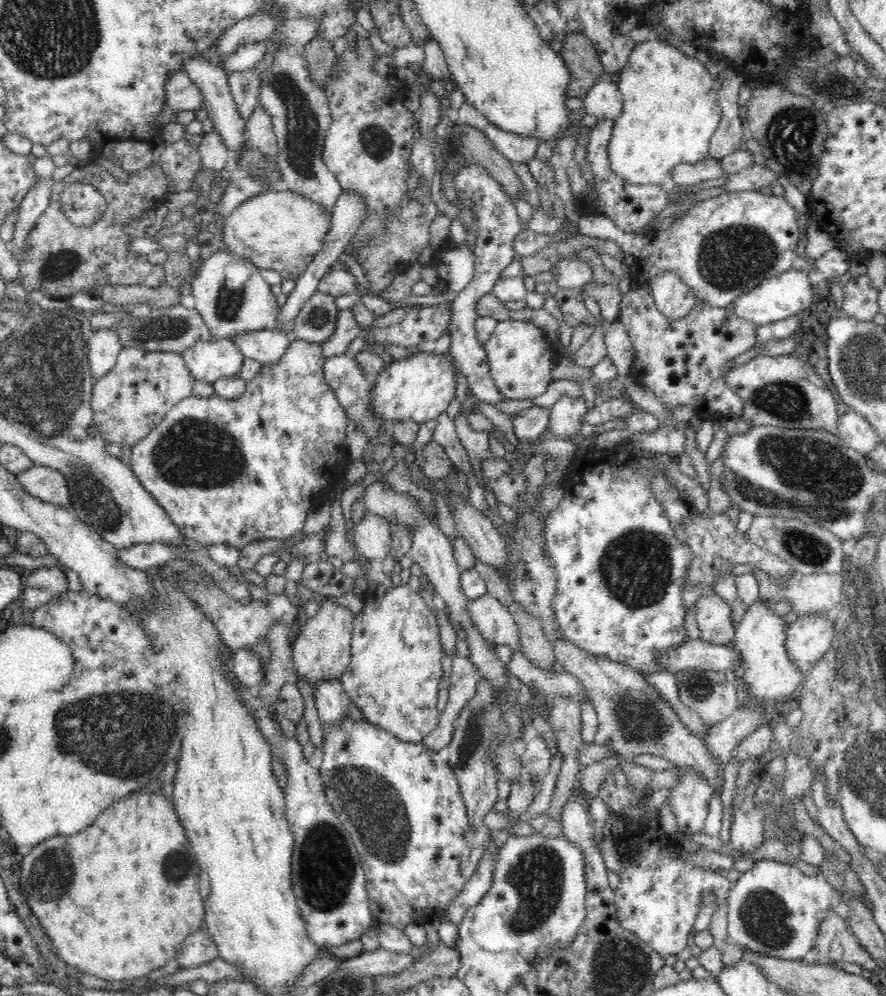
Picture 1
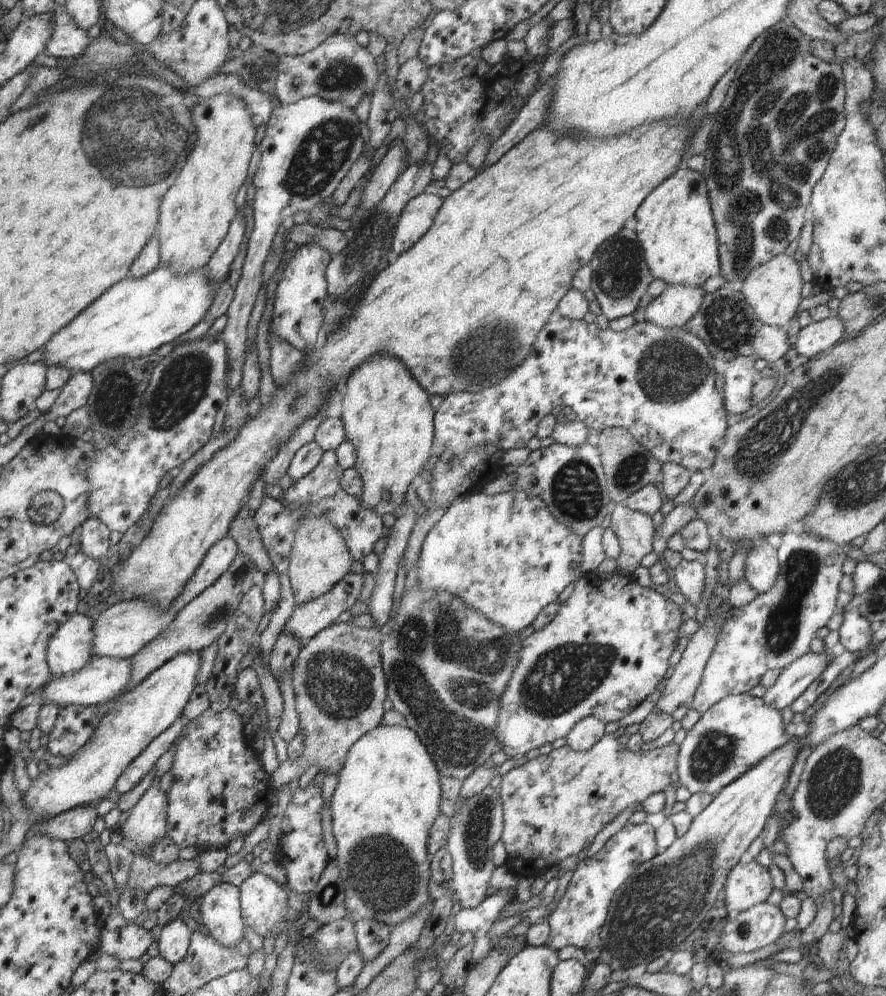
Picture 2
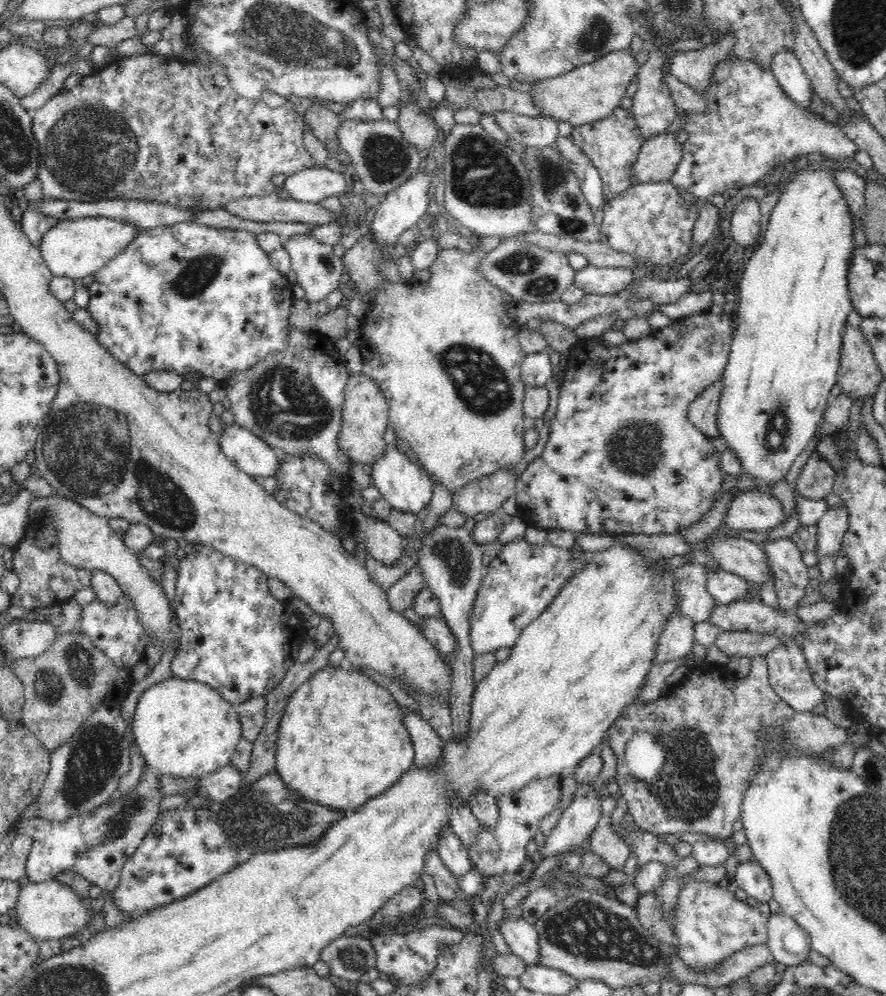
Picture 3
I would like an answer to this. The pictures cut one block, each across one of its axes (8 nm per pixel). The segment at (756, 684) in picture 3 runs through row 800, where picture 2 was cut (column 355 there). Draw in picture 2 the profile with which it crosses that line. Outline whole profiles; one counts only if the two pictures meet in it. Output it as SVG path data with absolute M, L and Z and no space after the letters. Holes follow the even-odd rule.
M330 624L322 636L304 640L301 652L292 666L295 707L299 714L299 734L304 740L304 752L295 761L280 763L270 775L274 794L312 766L318 764L327 774L339 774L350 747L367 732L381 724L385 713L382 703L387 697L380 643L384 635L380 628L362 629L352 624Z

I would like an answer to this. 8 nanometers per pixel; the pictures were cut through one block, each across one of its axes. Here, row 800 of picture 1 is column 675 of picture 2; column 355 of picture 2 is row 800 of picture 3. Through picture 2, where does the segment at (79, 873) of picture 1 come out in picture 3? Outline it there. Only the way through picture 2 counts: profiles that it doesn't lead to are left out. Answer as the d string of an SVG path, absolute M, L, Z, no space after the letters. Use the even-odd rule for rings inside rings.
M329 664L303 682L286 705L274 768L304 799L349 812L396 784L412 768L414 756L414 743L394 696L352 666Z

